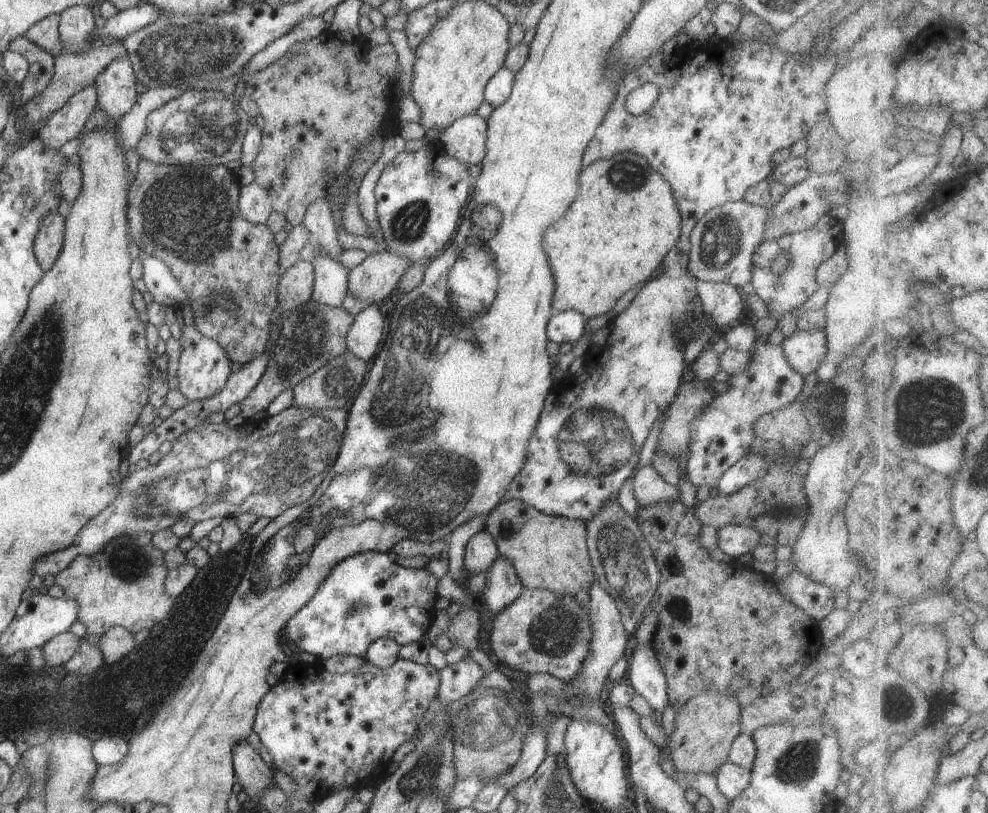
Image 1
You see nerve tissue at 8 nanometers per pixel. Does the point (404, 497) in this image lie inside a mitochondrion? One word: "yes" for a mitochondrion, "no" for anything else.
yes

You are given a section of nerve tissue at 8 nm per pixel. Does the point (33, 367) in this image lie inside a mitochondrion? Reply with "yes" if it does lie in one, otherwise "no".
yes

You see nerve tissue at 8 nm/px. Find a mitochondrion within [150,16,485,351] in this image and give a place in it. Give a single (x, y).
(214, 131)

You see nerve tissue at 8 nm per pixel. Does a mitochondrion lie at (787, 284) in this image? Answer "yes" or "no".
no

